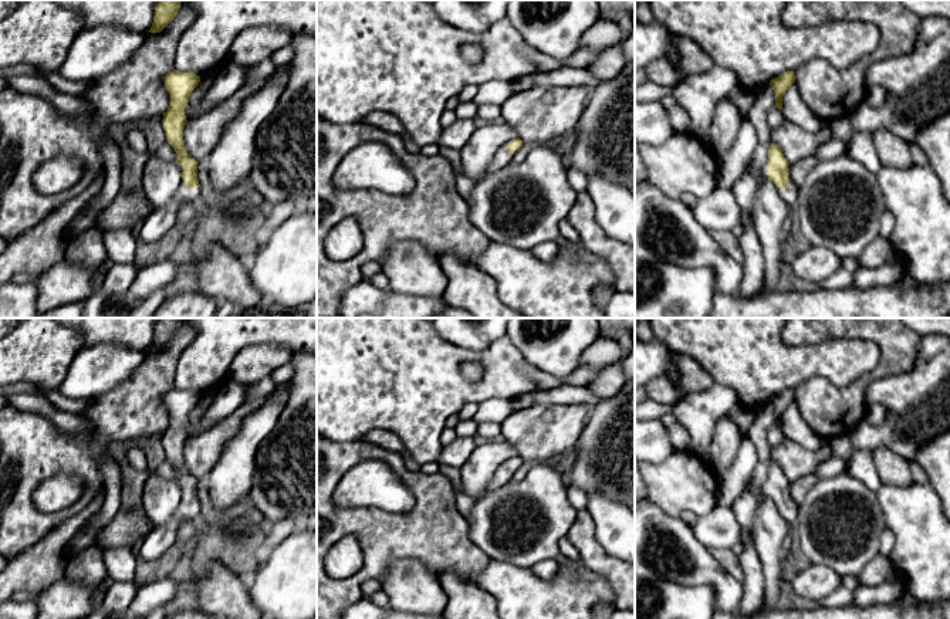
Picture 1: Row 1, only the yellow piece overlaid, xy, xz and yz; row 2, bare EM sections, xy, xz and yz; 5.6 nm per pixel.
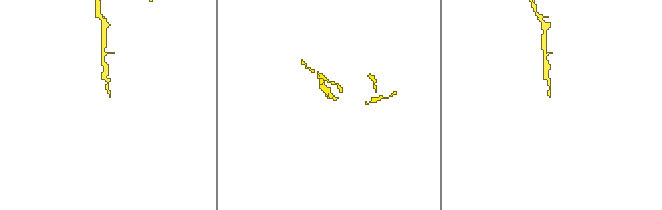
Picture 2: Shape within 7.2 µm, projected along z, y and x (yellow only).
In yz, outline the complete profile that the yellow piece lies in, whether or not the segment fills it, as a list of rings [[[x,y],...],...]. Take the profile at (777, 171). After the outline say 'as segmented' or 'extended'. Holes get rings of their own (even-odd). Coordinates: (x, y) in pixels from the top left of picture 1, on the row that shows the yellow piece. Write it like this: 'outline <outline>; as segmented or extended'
outline [[[771,143],[763,173],[765,179],[774,182],[780,197],[792,206],[798,199],[799,186],[790,179],[788,166],[790,163],[785,159],[781,148],[775,143]]]; extended

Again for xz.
outline [[[520,138],[511,139],[510,142],[504,143],[501,148],[497,149],[491,163],[490,172],[500,170],[511,163],[514,153],[521,148],[525,146]]]; extended

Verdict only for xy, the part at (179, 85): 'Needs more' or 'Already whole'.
Needs more

